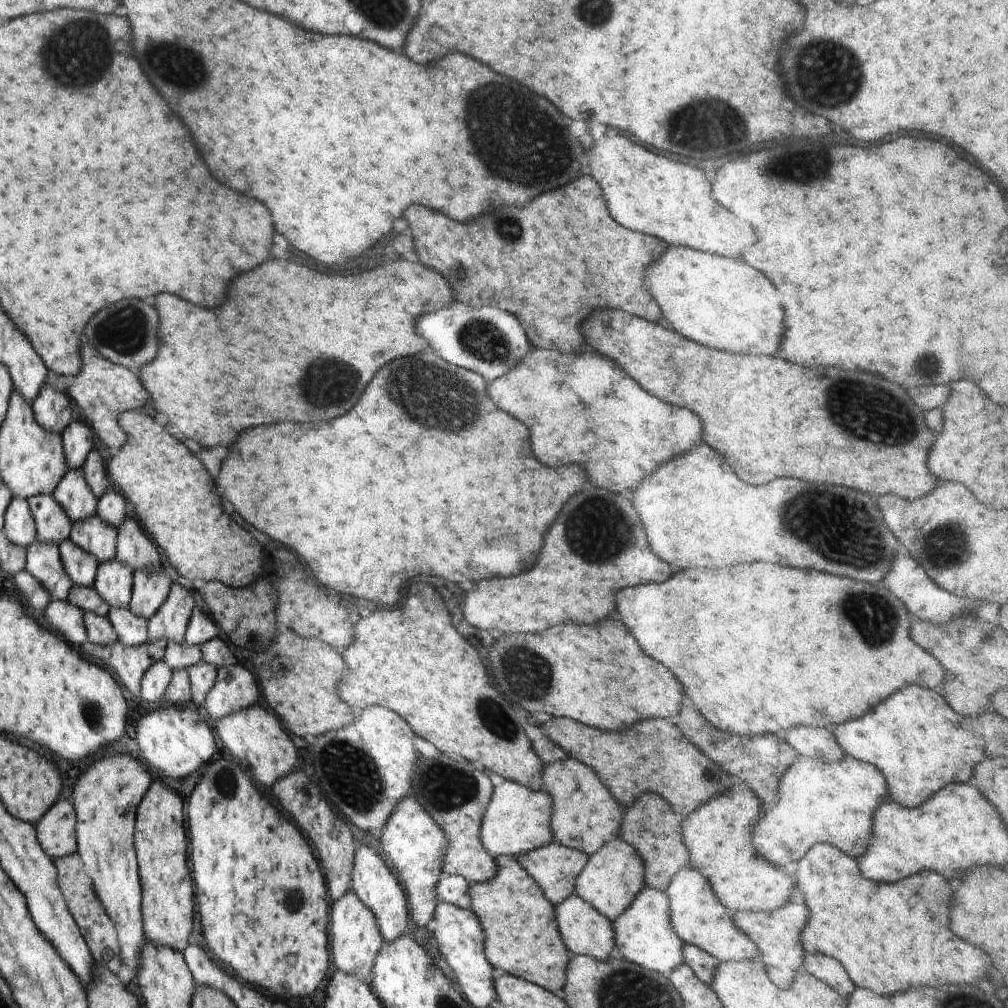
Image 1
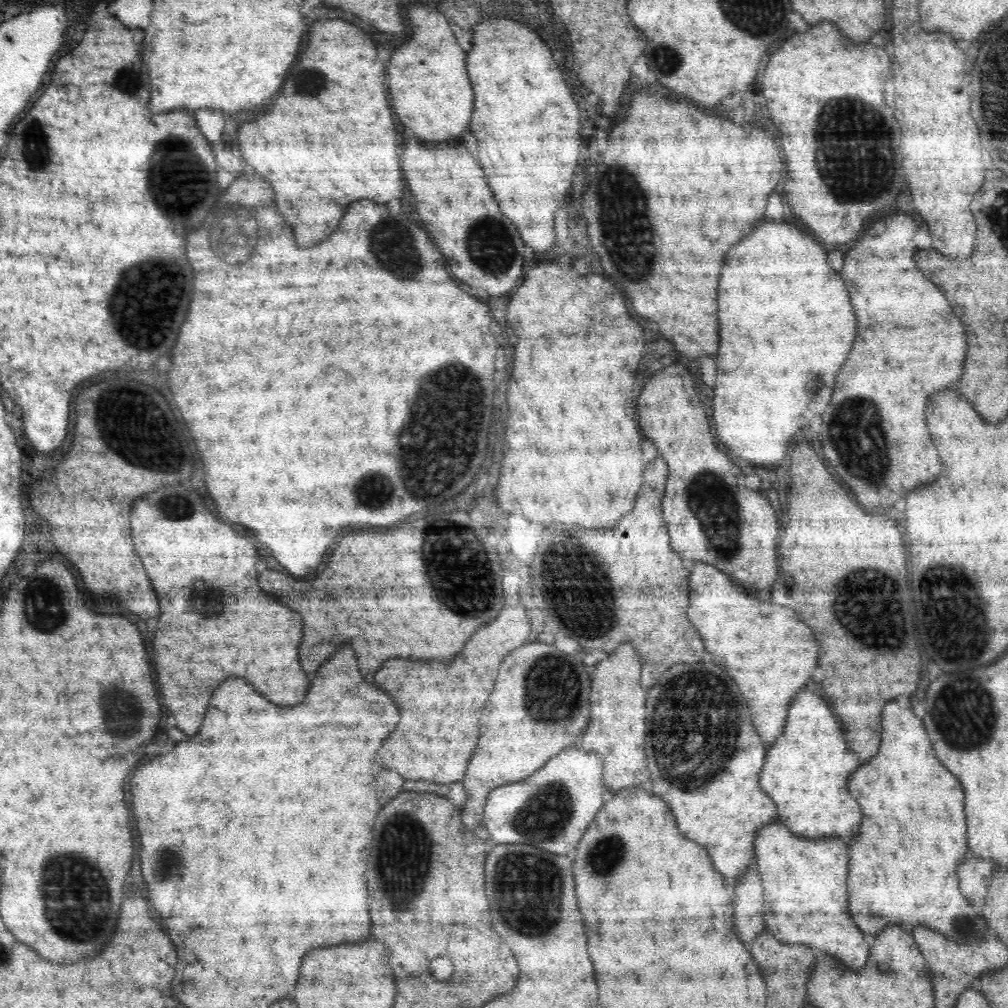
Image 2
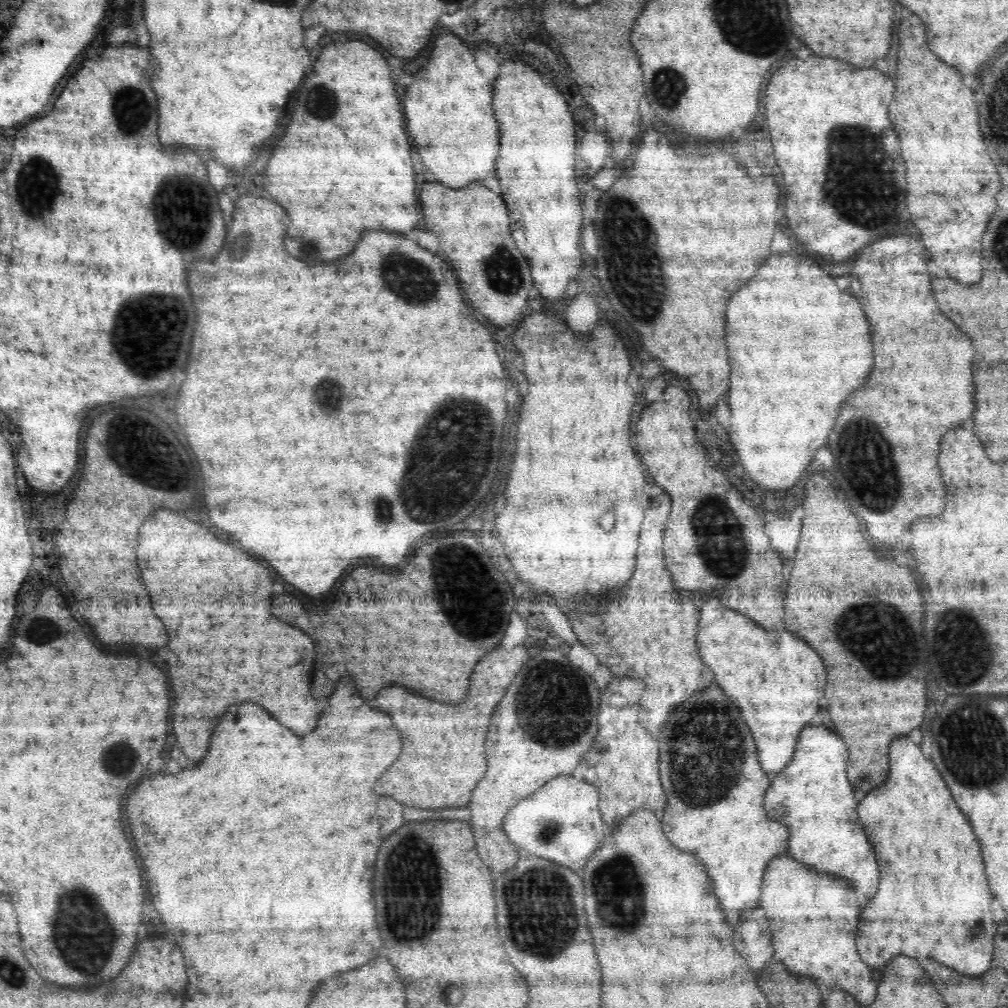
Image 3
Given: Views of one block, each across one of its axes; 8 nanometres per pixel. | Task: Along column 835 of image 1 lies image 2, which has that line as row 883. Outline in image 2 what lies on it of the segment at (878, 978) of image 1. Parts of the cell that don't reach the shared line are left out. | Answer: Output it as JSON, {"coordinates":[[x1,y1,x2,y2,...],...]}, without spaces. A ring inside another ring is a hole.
{"coordinates":[[896,700,888,702,882,712,882,744,878,754,847,779,847,787,854,794,851,797,866,810,858,836,846,842,850,853,847,872,849,913,856,926,875,938,884,927,896,924,908,930,922,925,958,944,974,944,988,937,987,922,982,915,976,914,973,903,968,904,969,900,958,890,956,866,958,860,962,862,962,858,970,854,964,791,958,778,936,758,920,718,910,708,902,708]]}

